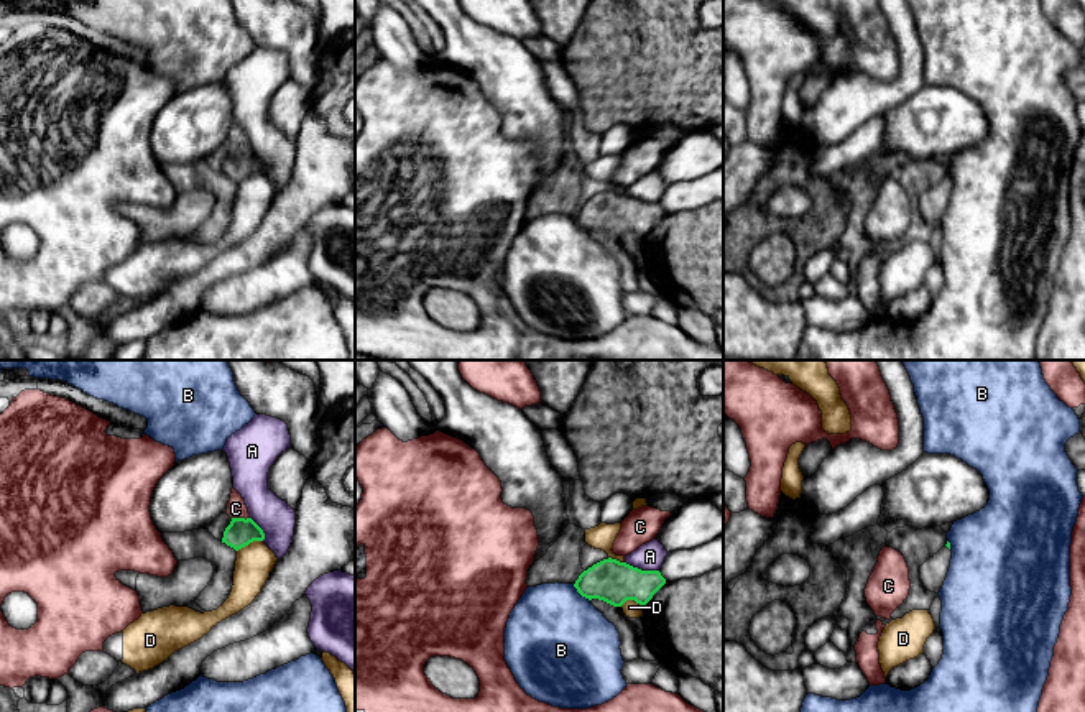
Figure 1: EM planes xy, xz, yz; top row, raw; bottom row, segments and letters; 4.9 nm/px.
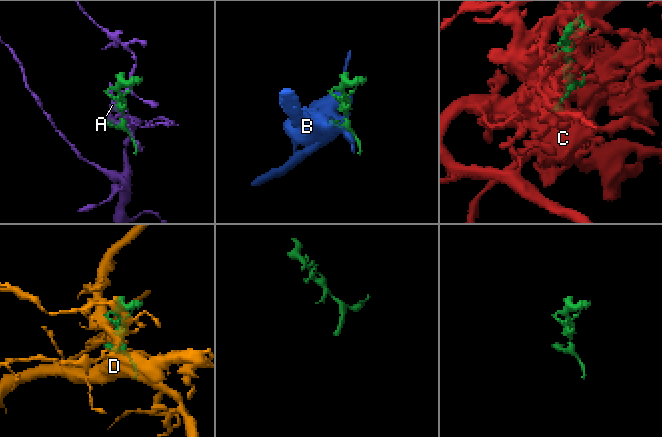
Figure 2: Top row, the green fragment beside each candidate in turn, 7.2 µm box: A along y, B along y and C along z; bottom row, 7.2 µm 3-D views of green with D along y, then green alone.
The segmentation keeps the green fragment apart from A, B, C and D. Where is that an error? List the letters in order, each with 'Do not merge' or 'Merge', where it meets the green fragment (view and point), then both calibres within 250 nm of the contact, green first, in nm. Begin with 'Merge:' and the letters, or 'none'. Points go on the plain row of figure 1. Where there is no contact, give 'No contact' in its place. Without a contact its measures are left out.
Merge: none
A: Do not merge. Touches green at xz (640, 201). Thickness 200 nm (green) against 140 nm
B: Do not merge. Touches green at xz (581, 226). Thickness 200 nm (green) against 480 nm
C: Do not merge. Touches green at xy (240, 150). Thickness 140 nm (green) against 100 nm
D: Do not merge. Touches green at xy (249, 175). Thickness 140 nm (green) against 180 nm

